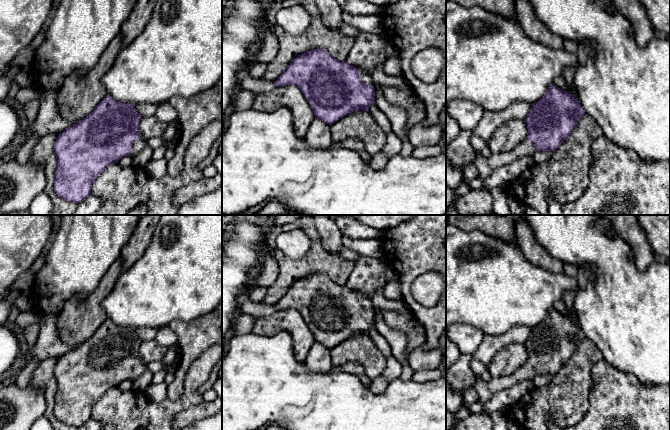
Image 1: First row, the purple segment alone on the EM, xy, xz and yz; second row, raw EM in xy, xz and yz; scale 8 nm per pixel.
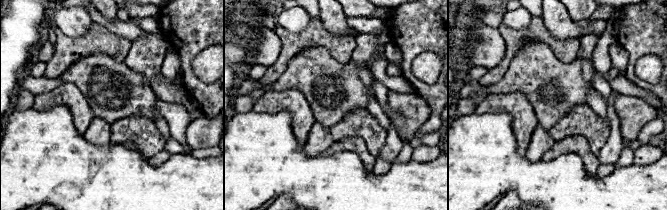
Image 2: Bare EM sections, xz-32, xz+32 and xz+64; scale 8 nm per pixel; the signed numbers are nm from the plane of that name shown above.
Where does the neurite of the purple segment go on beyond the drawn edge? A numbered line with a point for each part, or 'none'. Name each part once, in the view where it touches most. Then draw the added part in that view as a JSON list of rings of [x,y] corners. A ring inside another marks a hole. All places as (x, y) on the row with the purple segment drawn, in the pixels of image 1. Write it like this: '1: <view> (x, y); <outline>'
1: xz (366, 78); [[[357,68],[362,81],[366,84],[373,84],[372,76],[360,68]]]

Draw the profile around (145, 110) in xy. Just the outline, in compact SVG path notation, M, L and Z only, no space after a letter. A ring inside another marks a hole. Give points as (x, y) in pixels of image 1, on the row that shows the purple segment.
M134 104L135 110L142 116L154 116L159 104Z

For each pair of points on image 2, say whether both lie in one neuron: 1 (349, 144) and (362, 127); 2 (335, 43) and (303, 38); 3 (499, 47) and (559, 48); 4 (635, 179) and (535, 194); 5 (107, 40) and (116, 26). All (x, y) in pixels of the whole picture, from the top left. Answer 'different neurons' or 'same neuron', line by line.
1: different neurons
2: same neuron
3: different neurons
4: same neuron
5: different neurons

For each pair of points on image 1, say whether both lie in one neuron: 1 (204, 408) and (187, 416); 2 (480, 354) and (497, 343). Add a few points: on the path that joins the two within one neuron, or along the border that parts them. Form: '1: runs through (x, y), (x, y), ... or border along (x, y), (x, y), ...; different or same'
1: runs through (200, 411), (191, 415); same
2: runs through (484, 352), (493, 343); same

